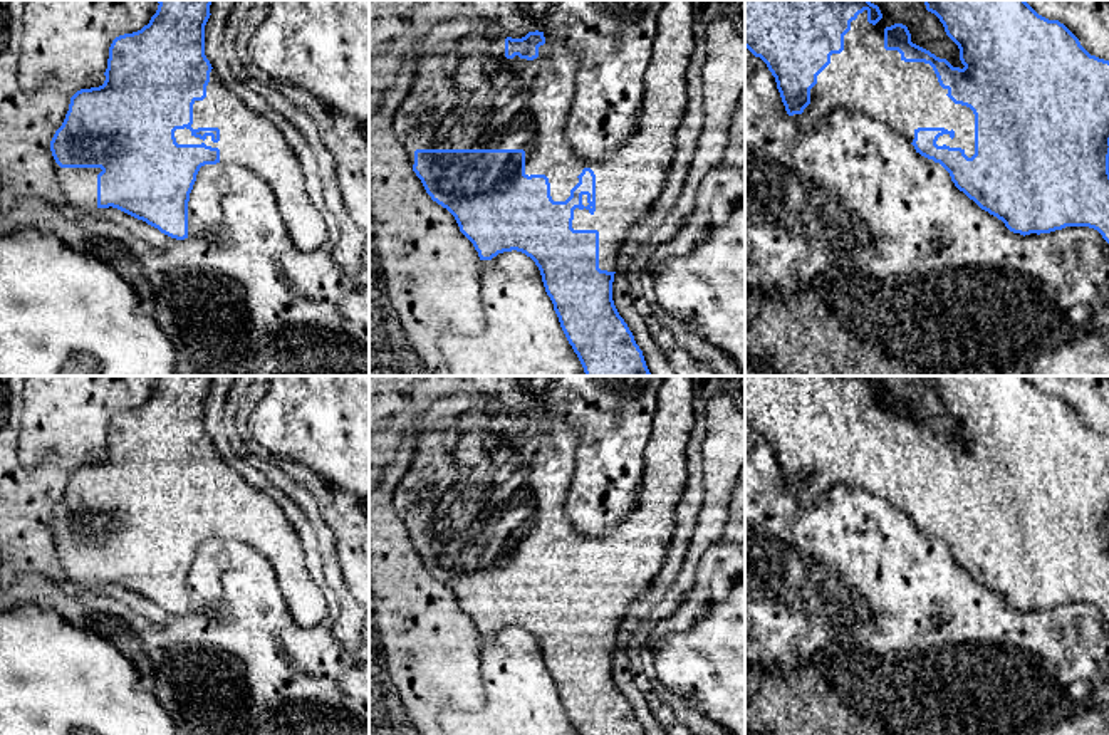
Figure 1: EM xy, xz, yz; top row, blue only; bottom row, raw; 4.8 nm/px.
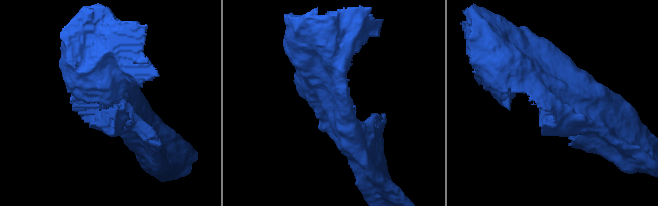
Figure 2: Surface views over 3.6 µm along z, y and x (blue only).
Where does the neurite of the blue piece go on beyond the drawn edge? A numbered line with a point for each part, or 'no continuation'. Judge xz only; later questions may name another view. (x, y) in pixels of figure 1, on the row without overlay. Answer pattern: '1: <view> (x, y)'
1: xz (470, 474)

